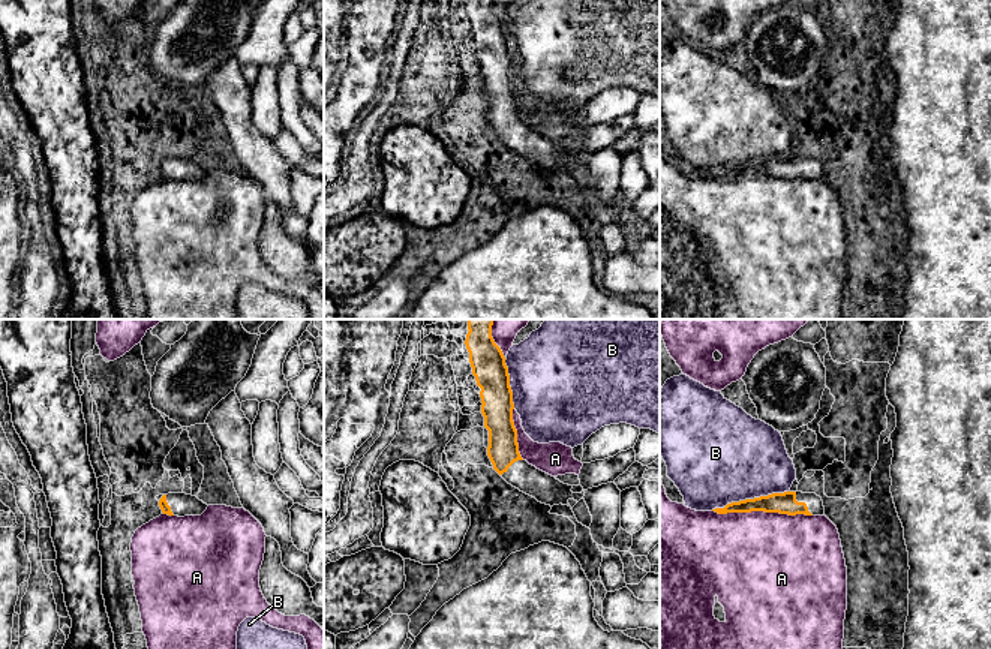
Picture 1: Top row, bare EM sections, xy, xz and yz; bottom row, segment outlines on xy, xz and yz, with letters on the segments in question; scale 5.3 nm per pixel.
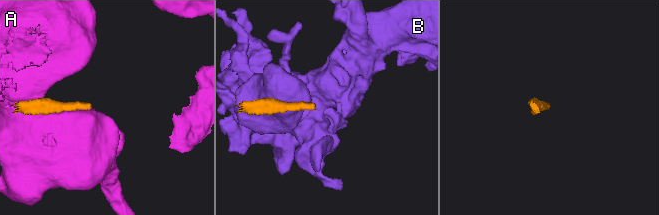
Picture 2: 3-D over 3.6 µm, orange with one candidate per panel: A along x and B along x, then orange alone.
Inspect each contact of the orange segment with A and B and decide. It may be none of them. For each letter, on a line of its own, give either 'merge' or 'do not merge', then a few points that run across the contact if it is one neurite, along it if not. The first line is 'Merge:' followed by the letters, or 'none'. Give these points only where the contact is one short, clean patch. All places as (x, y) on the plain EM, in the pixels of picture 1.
Merge: none
A: do not merge
B: do not merge

